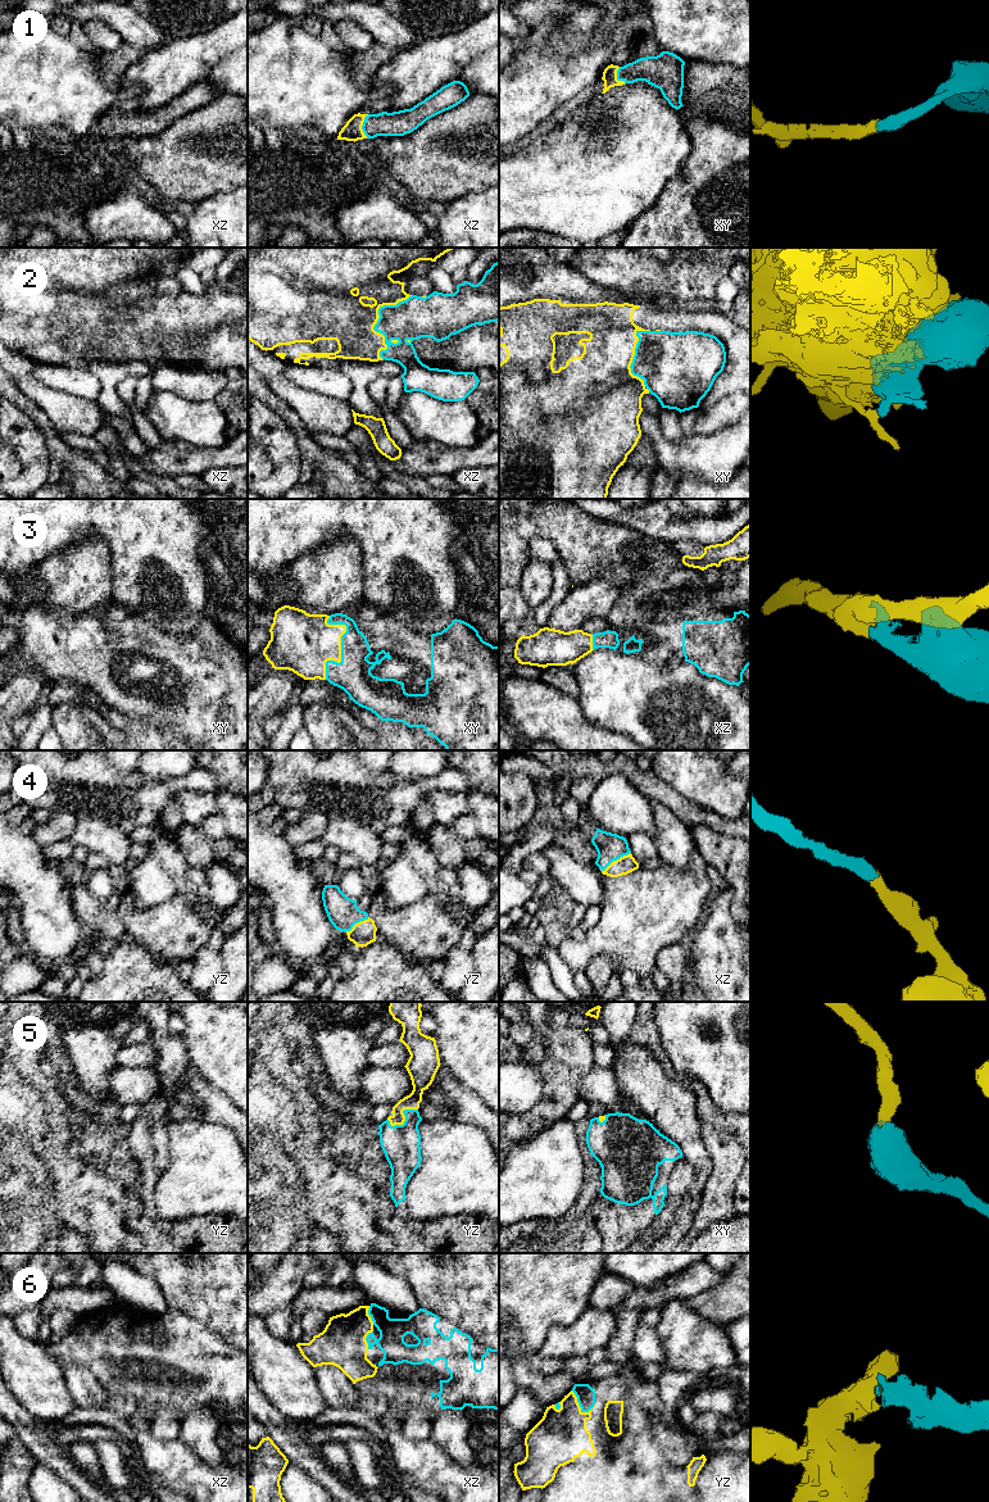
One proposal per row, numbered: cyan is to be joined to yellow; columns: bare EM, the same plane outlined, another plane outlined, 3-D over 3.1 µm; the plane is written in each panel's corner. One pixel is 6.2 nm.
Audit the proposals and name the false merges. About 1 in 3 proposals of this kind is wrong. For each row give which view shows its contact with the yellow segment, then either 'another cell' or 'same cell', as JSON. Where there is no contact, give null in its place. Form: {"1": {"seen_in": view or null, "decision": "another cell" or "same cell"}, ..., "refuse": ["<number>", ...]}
{"1": {"seen_in": "xz", "decision": "same cell"}, "2": {"seen_in": "xz", "decision": "another cell"}, "3": {"seen_in": "xy", "decision": "same cell"}, "4": {"seen_in": "xz", "decision": "same cell"}, "5": {"seen_in": "yz", "decision": "same cell"}, "6": {"seen_in": "yz", "decision": "same cell"}, "refuse": ["2"]}

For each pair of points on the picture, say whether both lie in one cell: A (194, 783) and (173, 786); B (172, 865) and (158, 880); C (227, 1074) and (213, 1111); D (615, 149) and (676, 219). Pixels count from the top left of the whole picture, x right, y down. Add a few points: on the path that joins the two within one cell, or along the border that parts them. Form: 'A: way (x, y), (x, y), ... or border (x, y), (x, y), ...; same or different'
A: way (189, 783), (178, 785); same
B: border (150, 851), (159, 860), (178, 893); different
C: border (198, 1072), (212, 1087), (221, 1090), (234, 1105); different
D: border (676, 175), (666, 184), (657, 200), (635, 218); different

